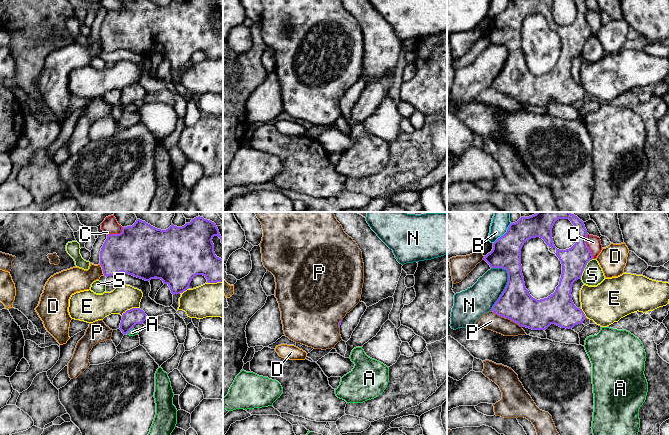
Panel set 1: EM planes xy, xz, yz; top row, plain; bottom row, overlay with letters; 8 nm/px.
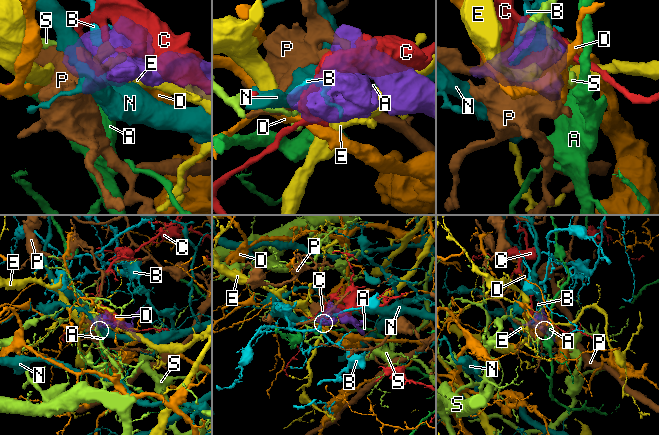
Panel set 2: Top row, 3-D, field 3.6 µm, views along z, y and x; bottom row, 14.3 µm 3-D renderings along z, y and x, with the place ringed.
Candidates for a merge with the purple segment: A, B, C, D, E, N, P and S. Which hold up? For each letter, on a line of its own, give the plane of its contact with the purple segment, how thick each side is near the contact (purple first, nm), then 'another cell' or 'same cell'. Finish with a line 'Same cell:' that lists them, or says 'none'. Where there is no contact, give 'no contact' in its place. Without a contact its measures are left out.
A: meets purple in xy; 140 nm thick on the purple side, 60 nm on the other; another cell
B: meets purple in yz; 240 nm thick on the purple side, 140 nm on the other; another cell
C: meets purple in yz; 200 nm thick on the purple side, 110 nm on the other; another cell
D: meets purple in xy; 340 nm thick on the purple side, 200 nm on the other; another cell
E: meets purple in xy; 140 nm thick on the purple side, 200 nm on the other; another cell
N: meets purple in yz; 280 nm thick on the purple side, 240 nm on the other; another cell
P: meets purple in yz; 280 nm thick on the purple side, 140 nm on the other; another cell
S: meets purple in yz; 200 nm thick on the purple side, 160 nm on the other; another cell
Same cell: none

